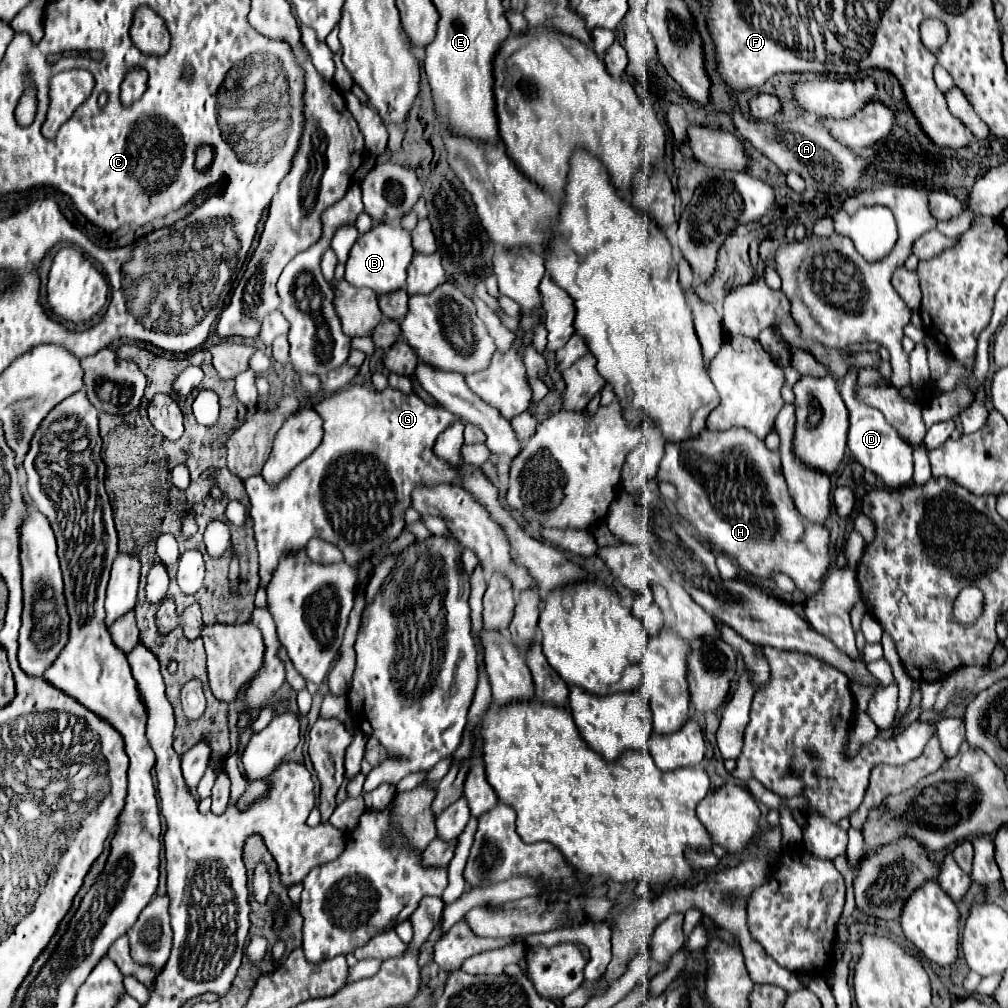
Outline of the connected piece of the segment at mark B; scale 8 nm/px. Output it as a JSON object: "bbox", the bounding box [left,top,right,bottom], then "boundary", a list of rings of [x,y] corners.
{"bbox":[346,223,414,295],"boundary":[[[378,223],[368,233],[360,235],[346,261],[346,281],[354,287],[368,287],[378,295],[406,287],[406,269],[414,257],[410,233],[402,227]]]}

